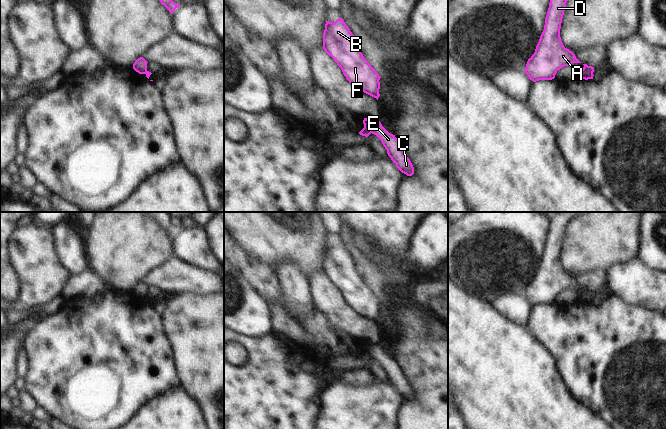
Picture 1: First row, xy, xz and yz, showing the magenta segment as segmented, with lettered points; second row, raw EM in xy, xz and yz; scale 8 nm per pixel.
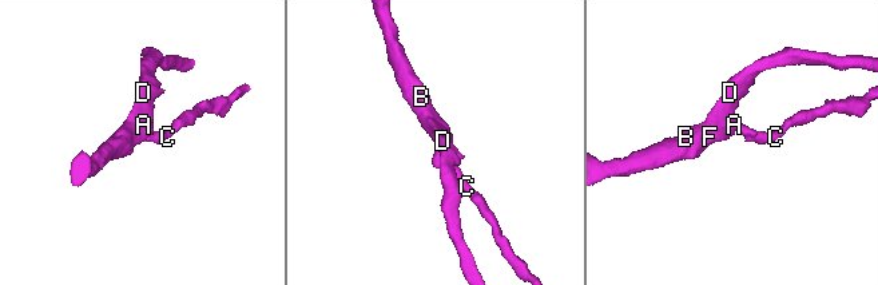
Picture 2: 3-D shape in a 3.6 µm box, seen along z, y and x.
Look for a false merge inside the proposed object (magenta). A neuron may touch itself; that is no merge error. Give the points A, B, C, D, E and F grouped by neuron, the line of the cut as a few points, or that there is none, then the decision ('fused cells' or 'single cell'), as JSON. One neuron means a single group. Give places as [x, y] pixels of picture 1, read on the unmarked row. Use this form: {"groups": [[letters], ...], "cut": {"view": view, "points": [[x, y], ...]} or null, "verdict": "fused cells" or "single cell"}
{"groups": [["A", "B", "D", "F"], ["C", "E"]], "cut": {"view": "xz", "points": [[369, 344], [368, 353], [371, 356]]}, "verdict": "fused cells"}

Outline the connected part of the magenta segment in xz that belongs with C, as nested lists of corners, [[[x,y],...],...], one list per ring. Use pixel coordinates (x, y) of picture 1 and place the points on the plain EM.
[[[370,344],[368,347],[369,355],[376,359],[387,374],[388,380],[391,382],[396,391],[407,400],[414,398],[414,391],[404,376],[399,364],[395,359],[389,357],[380,347],[380,345]]]

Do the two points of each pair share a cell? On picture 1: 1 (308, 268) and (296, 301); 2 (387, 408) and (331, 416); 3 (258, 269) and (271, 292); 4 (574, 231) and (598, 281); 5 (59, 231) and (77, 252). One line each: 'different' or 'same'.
1: different
2: same
3: same
4: different
5: same

